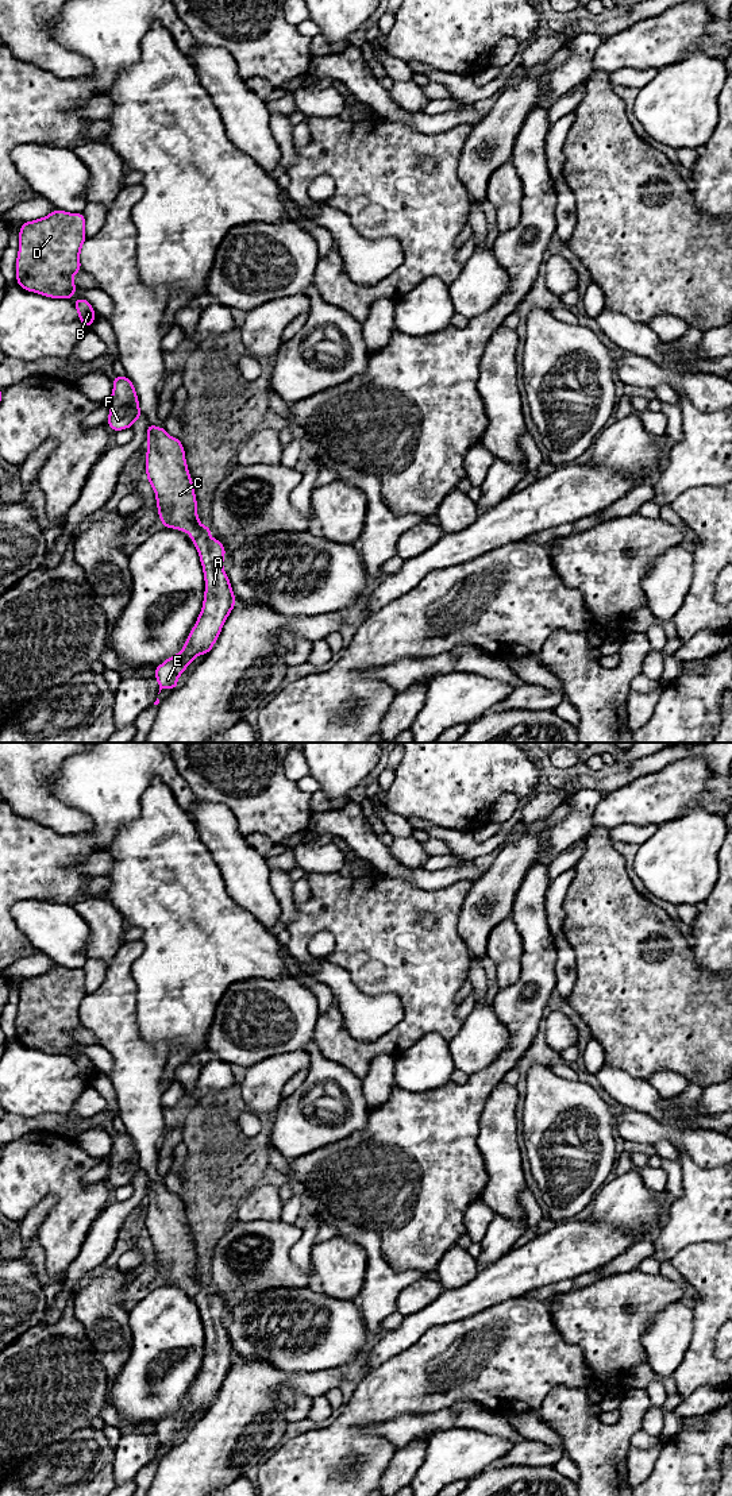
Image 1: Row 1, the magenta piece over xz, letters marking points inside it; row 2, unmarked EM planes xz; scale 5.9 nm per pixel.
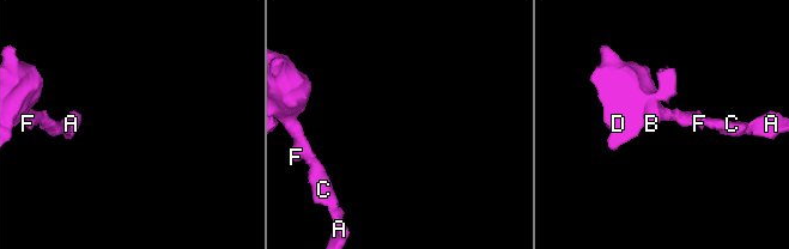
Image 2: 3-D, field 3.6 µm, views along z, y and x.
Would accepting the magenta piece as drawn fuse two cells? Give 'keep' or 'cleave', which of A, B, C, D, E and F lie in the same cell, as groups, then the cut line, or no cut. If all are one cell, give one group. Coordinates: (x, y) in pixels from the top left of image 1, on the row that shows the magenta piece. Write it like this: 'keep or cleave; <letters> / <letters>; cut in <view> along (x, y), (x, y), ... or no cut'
keep; A B C D E F; no cut

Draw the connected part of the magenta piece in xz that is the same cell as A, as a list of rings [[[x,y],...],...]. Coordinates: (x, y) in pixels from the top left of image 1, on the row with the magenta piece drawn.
[[[147,424],[147,442],[146,473],[155,491],[159,518],[166,528],[190,535],[205,578],[203,609],[182,651],[155,667],[161,693],[166,687],[178,687],[177,678],[192,660],[212,649],[236,599],[223,570],[224,545],[216,537],[208,539],[212,533],[208,524],[200,525],[193,482],[180,439],[169,436],[165,428]]]

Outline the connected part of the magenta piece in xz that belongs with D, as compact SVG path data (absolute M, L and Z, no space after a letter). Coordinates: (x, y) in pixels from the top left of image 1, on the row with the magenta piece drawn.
M55 209L46 217L26 221L19 231L16 258L16 284L28 292L53 298L68 298L78 289L73 275L81 270L80 250L86 239L84 213L68 213Z

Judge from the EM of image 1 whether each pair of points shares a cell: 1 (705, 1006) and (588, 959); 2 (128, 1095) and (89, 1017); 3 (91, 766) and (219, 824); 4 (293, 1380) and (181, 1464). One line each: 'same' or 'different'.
1: same
2: same
3: different
4: same

